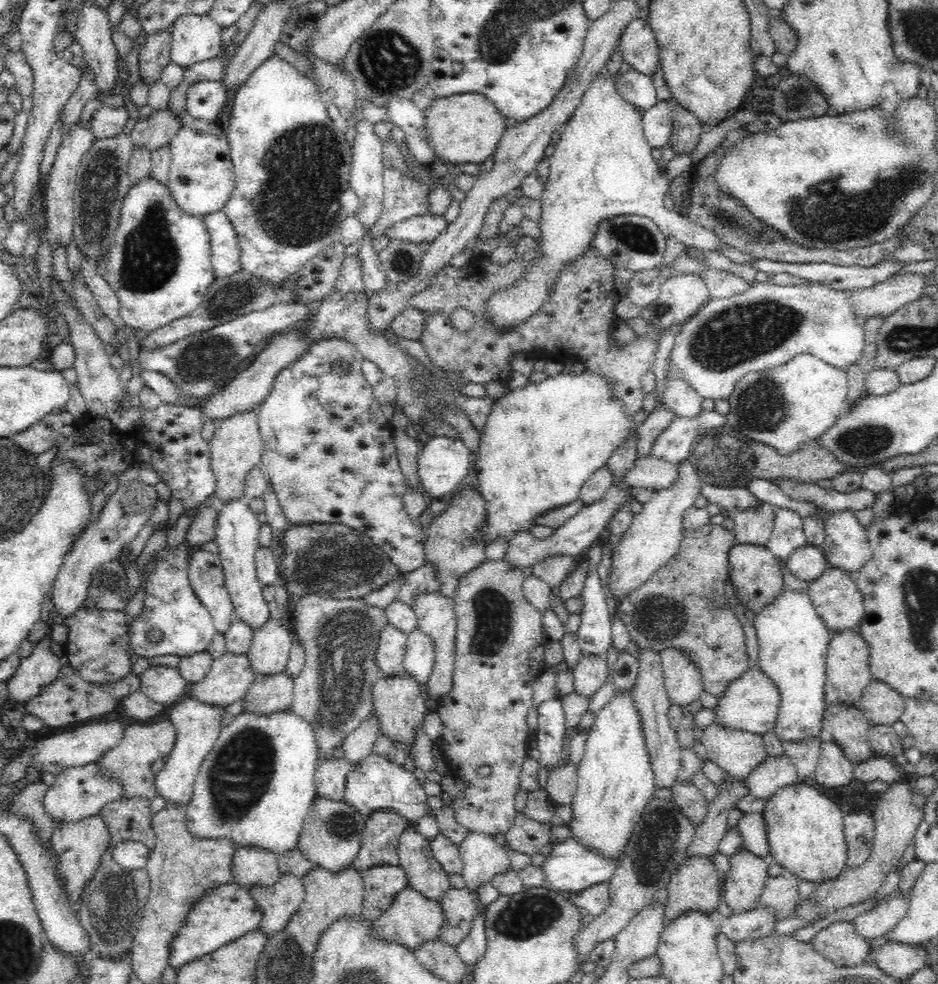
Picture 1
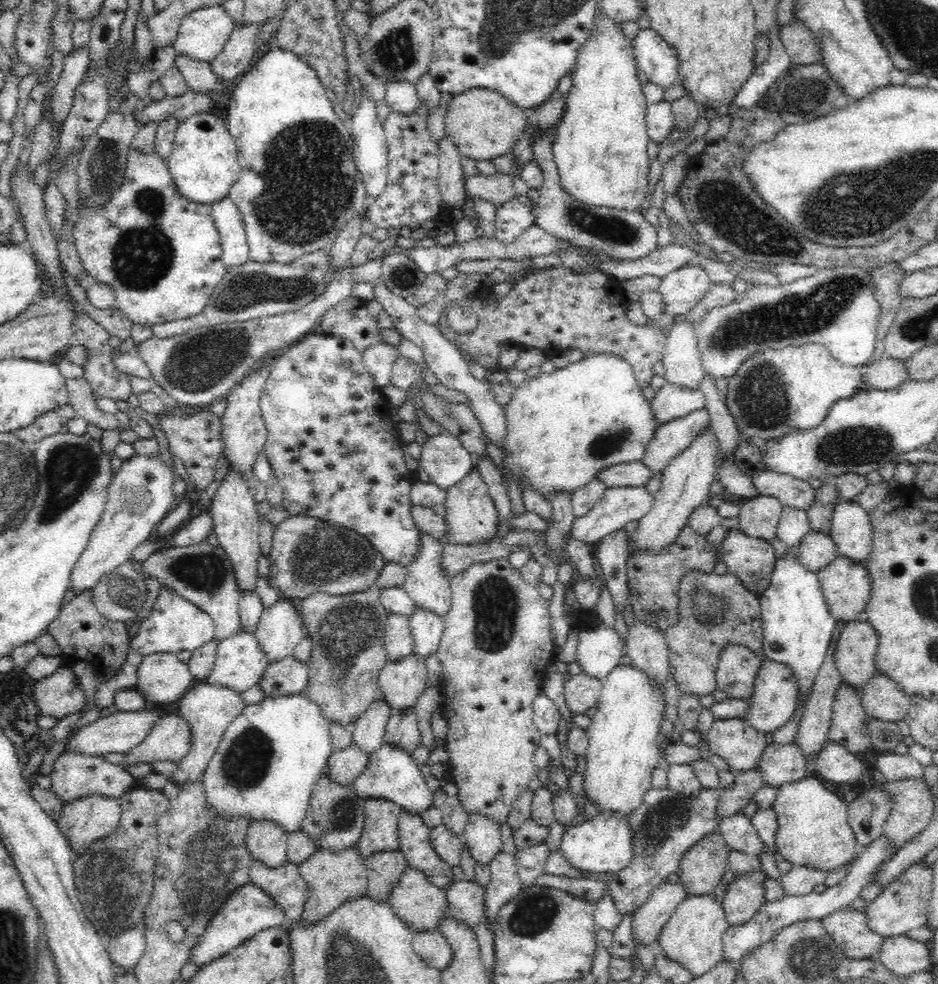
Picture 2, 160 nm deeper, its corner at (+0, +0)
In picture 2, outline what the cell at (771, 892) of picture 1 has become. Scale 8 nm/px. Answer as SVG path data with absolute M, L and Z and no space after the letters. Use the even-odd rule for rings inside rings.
M794 865L783 873L779 883L787 894L802 896L815 891L818 885L824 885L825 878L832 870L818 870L809 866Z

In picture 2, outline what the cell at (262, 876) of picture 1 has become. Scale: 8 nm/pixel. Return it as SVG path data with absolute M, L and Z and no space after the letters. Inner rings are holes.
M254 820L246 833L246 846L255 860L276 868L287 860L289 834L273 820Z

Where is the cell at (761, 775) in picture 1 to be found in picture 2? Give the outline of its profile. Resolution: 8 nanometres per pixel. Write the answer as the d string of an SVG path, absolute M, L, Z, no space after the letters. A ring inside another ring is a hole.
M793 742L766 745L756 765L766 784L775 787L802 780L811 774L806 770L805 756Z

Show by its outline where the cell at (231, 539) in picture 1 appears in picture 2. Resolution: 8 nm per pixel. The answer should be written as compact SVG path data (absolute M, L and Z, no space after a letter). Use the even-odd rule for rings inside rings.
M230 469L226 474L222 485L215 493L212 504L206 511L213 519L213 529L218 535L219 545L230 558L238 589L245 591L254 591L255 582L257 582L256 559L261 554L259 545L259 513L254 496L249 488L249 480L240 473L240 470Z

